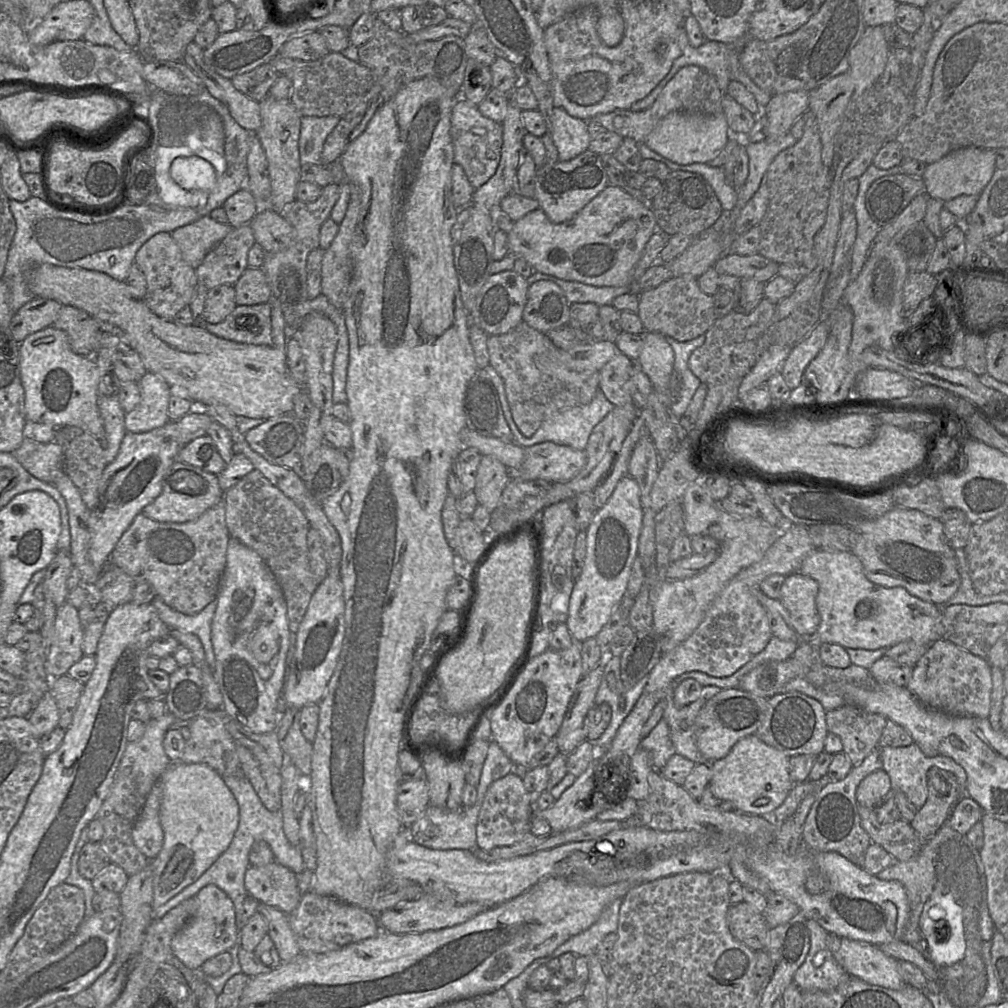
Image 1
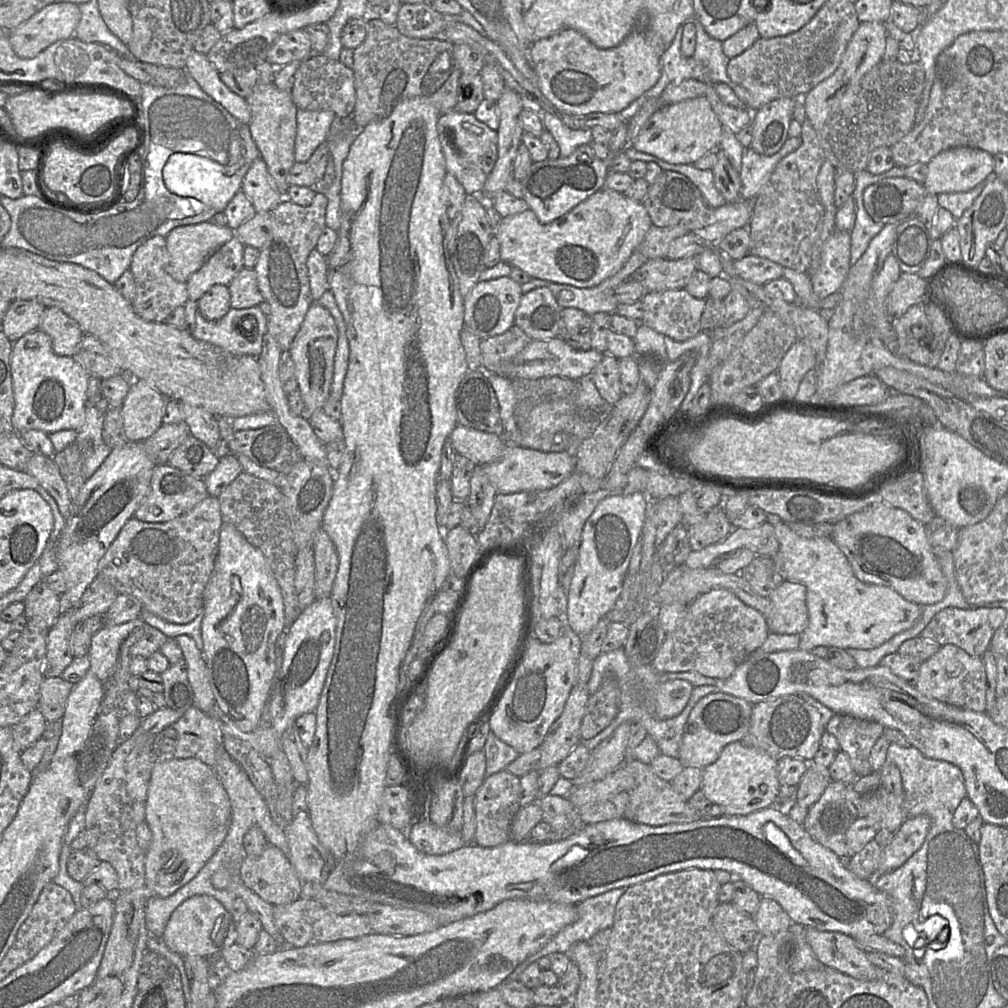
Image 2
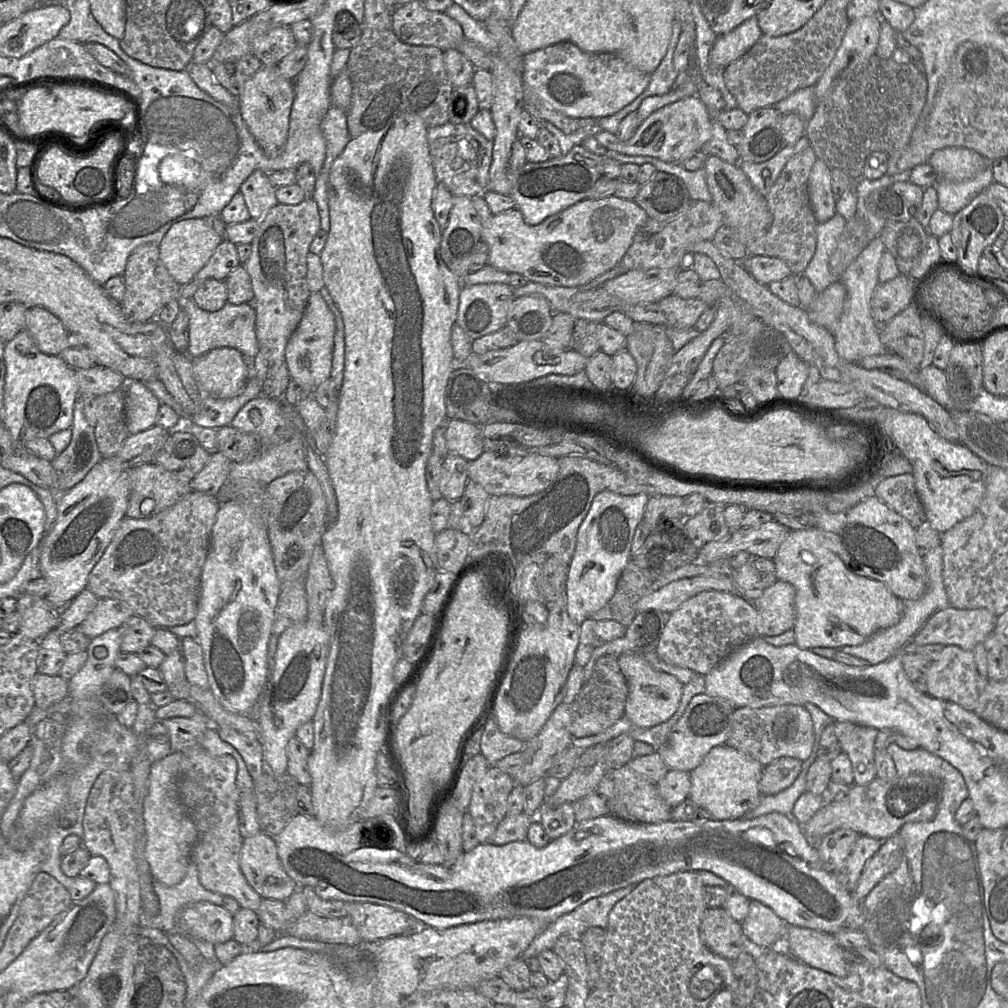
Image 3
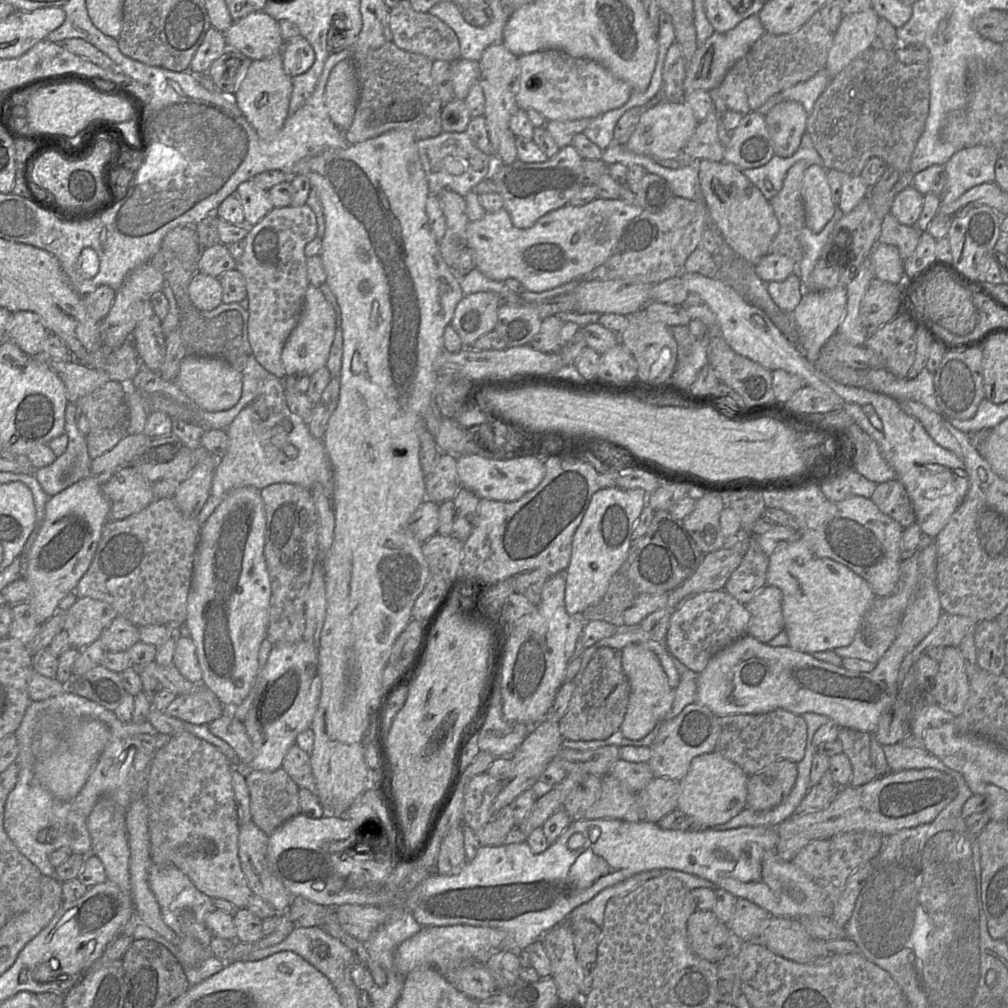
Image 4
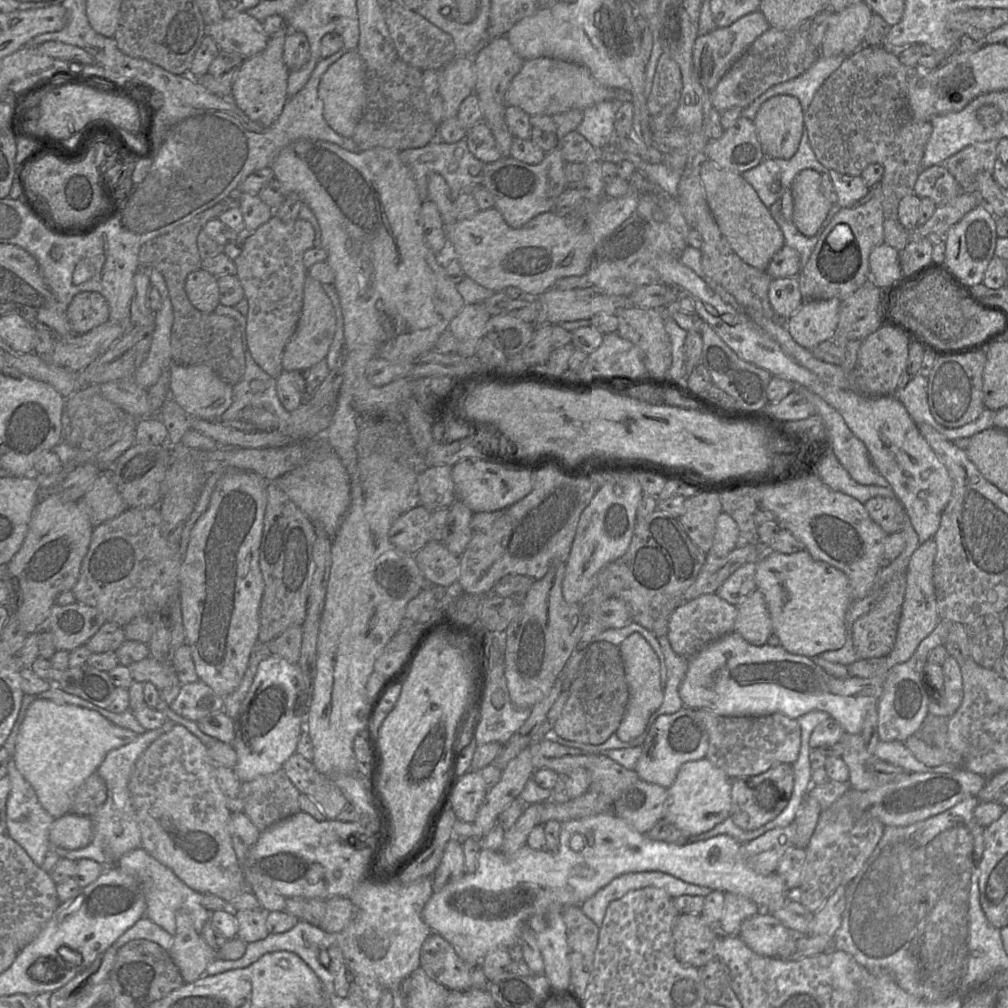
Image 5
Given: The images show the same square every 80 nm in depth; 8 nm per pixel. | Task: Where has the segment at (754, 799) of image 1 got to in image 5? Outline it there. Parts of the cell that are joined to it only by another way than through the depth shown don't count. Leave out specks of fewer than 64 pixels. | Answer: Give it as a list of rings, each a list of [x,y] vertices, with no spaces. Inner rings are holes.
[[[707,758],[681,765],[674,783],[667,788],[665,815],[687,837],[711,830],[730,817],[732,811],[732,779]]]

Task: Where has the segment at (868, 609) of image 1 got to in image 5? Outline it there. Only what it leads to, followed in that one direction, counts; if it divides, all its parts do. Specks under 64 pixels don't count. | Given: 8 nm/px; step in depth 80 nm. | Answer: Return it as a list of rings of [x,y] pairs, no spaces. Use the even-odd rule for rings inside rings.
[[[767,550],[765,554],[763,554],[763,556],[757,561],[755,579],[757,589],[763,593],[768,606],[768,610],[772,621],[773,634],[778,636],[781,644],[780,646],[782,646],[785,650],[792,654],[802,655],[811,658],[827,651],[838,650],[845,644],[846,613],[852,602],[852,597],[849,580],[841,570],[830,565],[827,562],[813,558],[807,550],[802,550],[791,554],[772,552]]]

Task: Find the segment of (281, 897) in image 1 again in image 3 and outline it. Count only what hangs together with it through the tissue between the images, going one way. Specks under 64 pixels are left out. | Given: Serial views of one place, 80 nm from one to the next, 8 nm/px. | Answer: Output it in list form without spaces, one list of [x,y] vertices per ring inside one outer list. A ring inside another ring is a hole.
[[[263,831],[243,839],[240,869],[262,898],[285,903],[299,889],[282,866],[274,837]]]

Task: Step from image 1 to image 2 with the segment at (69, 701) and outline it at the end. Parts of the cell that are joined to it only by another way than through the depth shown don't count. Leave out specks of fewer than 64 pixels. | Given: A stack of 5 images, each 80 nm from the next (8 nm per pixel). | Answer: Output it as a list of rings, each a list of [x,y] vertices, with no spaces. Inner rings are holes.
[[[61,677],[44,678],[40,685],[40,697],[37,709],[47,722],[63,718],[68,696],[74,684]]]

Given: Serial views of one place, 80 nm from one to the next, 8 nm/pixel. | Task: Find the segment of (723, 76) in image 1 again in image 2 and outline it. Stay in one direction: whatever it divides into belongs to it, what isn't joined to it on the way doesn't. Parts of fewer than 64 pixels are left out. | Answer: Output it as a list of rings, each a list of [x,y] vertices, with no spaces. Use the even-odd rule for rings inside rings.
[[[683,25],[677,29],[673,41],[661,56],[660,78],[653,87],[619,112],[623,120],[628,121],[634,116],[648,99],[659,97],[668,85],[678,84],[690,78],[702,81],[708,85],[713,84],[704,68],[693,57],[685,57],[681,53],[682,33]]]

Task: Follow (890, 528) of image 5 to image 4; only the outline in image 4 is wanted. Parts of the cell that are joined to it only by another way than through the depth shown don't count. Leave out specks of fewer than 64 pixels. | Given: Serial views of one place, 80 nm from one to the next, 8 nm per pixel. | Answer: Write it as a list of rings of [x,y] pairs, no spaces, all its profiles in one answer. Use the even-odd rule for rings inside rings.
[[[897,479],[877,484],[871,497],[878,509],[904,529],[916,523],[916,516],[903,484]]]

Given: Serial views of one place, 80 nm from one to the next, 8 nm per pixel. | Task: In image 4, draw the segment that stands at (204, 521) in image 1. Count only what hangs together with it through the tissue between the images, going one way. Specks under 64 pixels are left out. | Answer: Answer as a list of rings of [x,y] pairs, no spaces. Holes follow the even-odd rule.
[[[173,496],[155,500],[124,519],[108,521],[102,528],[91,564],[77,583],[74,593],[78,597],[90,597],[108,603],[118,616],[137,626],[185,625],[187,598],[201,525],[197,517],[181,512]]]

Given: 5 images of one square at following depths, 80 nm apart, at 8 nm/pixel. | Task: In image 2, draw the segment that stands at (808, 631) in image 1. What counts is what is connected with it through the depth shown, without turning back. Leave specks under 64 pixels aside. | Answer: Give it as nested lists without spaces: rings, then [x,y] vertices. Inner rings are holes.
[[[783,581],[768,596],[772,611],[766,618],[769,631],[800,635],[808,626],[807,590],[803,584]]]

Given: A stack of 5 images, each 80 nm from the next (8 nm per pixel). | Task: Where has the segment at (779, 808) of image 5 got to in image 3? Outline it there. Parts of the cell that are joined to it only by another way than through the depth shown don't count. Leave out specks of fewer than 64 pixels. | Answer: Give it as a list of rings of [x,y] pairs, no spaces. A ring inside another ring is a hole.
[[[781,757],[764,766],[759,783],[763,797],[777,794],[791,786],[801,772],[801,765],[800,760]]]

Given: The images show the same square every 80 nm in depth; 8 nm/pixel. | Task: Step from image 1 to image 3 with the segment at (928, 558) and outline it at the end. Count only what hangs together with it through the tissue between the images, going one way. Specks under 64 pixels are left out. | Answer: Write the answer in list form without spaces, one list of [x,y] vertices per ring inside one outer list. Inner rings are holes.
[[[867,497],[842,512],[832,513],[826,510],[818,515],[816,527],[823,533],[825,545],[832,549],[854,574],[885,584],[901,600],[916,600],[925,593],[927,574],[923,556],[915,541],[916,528],[877,497]]]

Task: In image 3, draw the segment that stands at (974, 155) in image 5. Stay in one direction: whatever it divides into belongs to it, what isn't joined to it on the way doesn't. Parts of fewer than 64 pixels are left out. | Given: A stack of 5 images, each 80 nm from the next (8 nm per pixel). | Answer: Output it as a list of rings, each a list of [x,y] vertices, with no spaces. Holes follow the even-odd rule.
[[[991,163],[970,179],[962,181],[939,179],[934,186],[937,192],[938,206],[944,212],[954,216],[992,182],[993,169]]]

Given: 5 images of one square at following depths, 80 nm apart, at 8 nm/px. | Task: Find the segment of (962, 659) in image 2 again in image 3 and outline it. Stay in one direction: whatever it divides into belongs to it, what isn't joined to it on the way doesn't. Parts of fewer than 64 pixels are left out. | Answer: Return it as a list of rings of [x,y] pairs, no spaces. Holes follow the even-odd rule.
[[[944,646],[927,671],[927,694],[974,711],[978,705],[978,669],[972,651]]]

